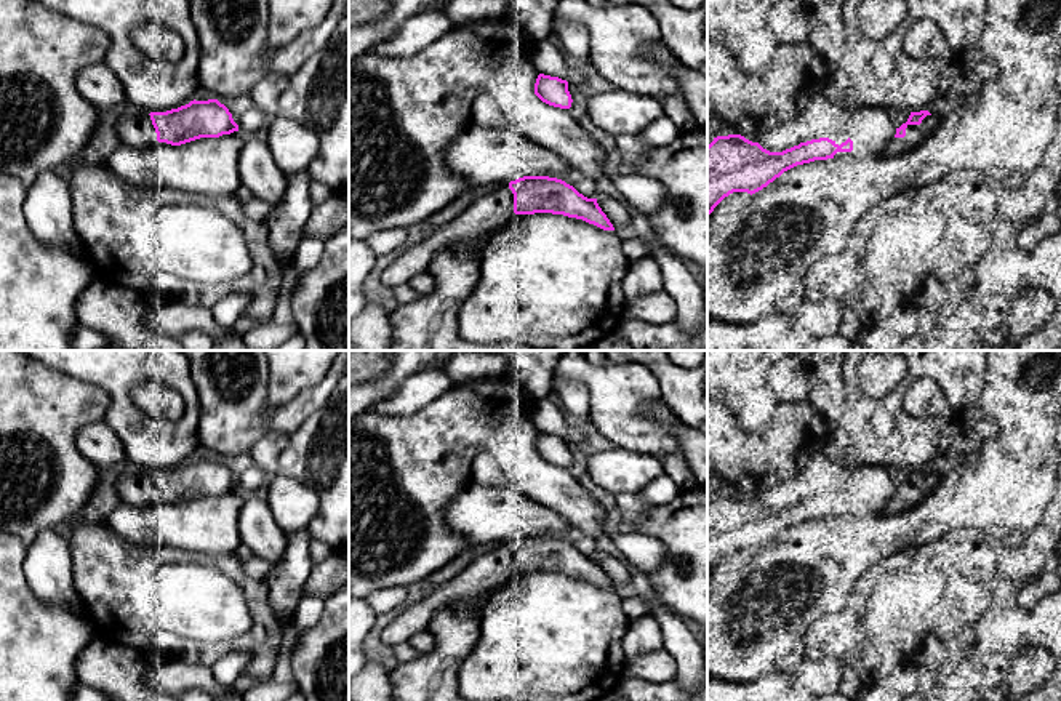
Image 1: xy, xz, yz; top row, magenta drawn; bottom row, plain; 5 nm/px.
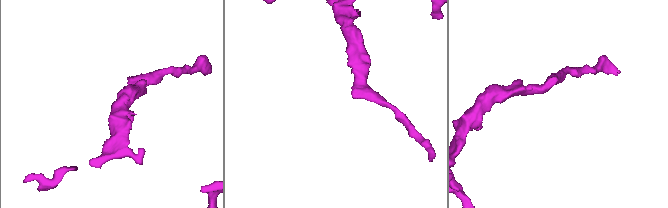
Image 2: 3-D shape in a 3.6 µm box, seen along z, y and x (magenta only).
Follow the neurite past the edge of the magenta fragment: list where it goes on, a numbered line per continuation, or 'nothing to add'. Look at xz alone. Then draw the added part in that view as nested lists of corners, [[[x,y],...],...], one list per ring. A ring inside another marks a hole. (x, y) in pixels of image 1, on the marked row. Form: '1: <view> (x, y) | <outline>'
1: xz (485, 215) | [[[502,186],[477,198],[454,221],[434,229],[426,240],[405,248],[382,272],[381,280],[389,288],[410,283],[414,275],[429,270],[438,251],[456,248],[467,240],[488,238],[514,216],[514,194],[509,186]]]

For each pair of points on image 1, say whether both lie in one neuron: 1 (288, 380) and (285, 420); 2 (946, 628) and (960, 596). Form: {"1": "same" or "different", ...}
{"1": "different", "2": "same"}

